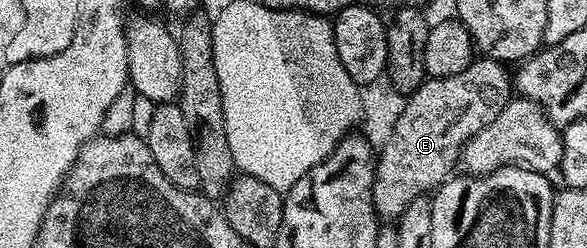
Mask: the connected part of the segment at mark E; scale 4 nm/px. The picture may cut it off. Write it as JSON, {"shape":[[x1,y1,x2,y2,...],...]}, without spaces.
{"shape":[[477,58,462,73,454,73,454,77,425,78,418,90,407,96,388,141,377,154,372,186,377,216,395,220,413,200,435,192,453,174,452,166,461,162,470,137,478,129,486,129,513,95,513,76,496,59]]}

